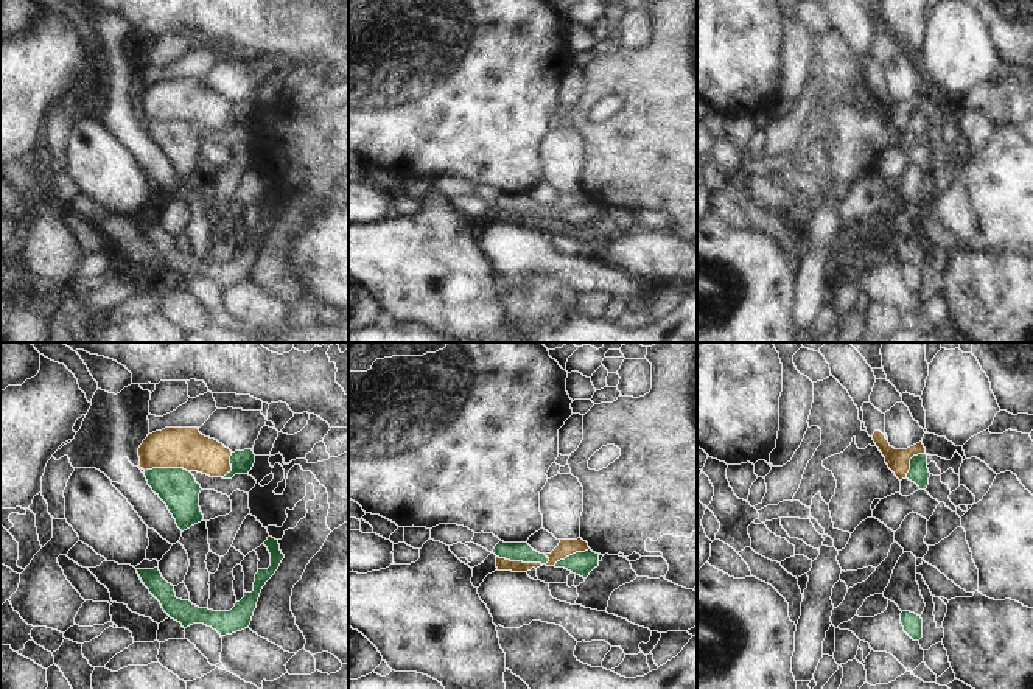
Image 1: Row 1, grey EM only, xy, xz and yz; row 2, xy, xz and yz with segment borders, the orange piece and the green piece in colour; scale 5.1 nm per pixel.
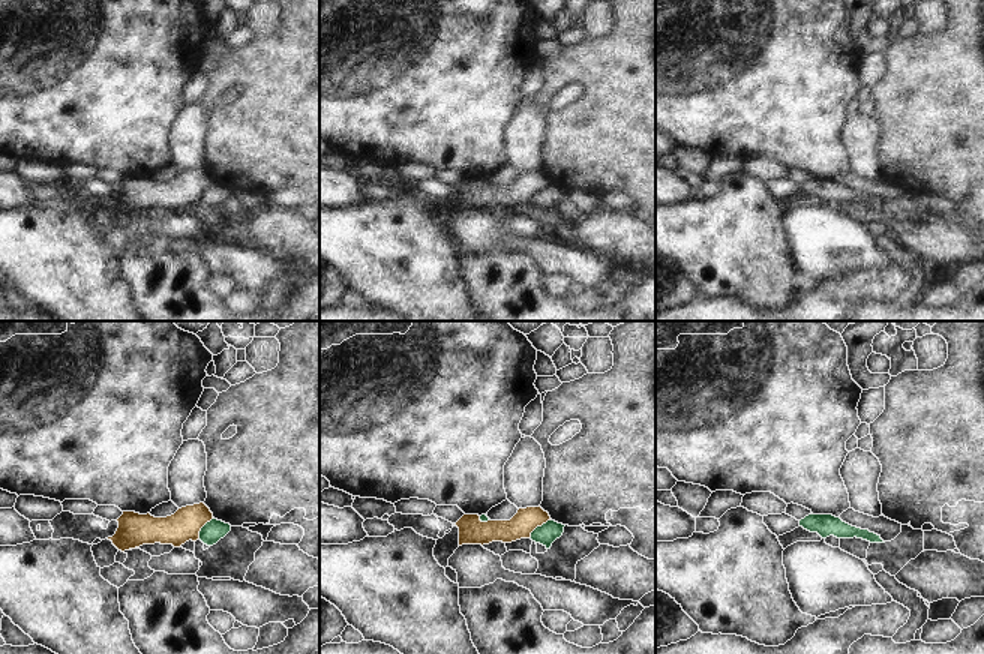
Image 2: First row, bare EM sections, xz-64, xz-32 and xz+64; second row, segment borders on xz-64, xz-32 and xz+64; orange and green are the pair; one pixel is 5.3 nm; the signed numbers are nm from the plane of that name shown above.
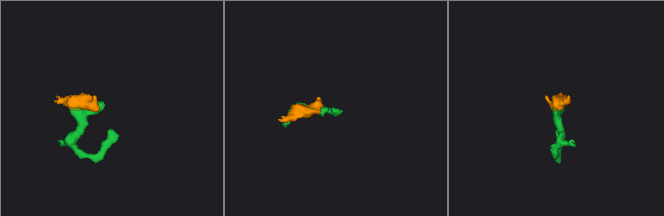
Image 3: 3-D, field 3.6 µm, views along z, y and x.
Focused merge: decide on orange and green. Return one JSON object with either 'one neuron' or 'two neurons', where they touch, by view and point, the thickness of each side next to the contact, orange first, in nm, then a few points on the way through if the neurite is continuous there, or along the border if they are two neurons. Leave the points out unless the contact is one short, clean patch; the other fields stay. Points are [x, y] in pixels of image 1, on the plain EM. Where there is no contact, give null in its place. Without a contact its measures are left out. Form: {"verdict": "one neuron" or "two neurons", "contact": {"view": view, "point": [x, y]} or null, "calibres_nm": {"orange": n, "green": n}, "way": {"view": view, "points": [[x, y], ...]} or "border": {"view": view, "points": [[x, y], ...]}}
{"verdict": "two neurons", "contact": {"view": "xz", "point": [520, 213]}, "calibres_nm": {"orange": 60, "green": 100}, "border": {"view": "xz", "points": [[497, 207], [506, 212], [539, 213], [542, 216]]}}

